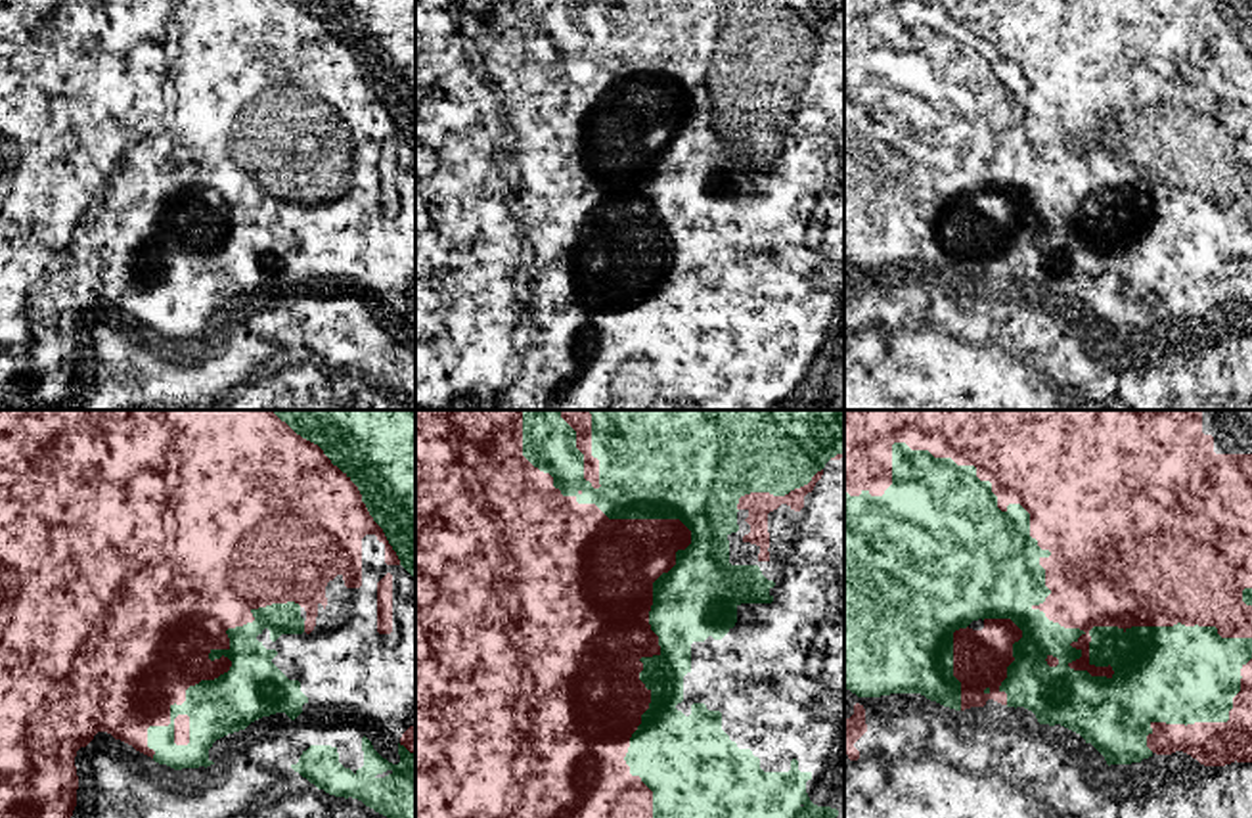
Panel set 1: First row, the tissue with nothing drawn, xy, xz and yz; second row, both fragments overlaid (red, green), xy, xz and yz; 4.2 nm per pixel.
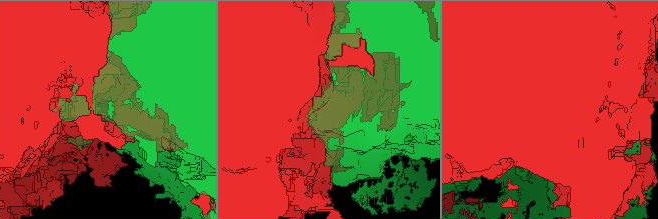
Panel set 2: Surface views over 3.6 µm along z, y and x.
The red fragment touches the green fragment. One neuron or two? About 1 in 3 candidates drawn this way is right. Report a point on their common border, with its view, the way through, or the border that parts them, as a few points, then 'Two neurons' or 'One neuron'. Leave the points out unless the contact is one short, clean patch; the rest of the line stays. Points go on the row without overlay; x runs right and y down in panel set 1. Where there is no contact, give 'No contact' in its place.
Touches red at yz (1044, 119). Two neurons

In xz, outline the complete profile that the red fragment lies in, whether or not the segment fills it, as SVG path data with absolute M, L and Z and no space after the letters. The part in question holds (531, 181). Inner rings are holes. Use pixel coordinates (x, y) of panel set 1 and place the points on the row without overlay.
M415 0L415 410L649 410L664 408L653 393L653 362L630 345L624 328L630 308L649 280L651 261L639 251L641 228L660 226L659 207L651 201L653 153L676 136L676 123L691 115L691 102L680 90L609 90L595 75L563 67L553 48L523 27L523 0Z

